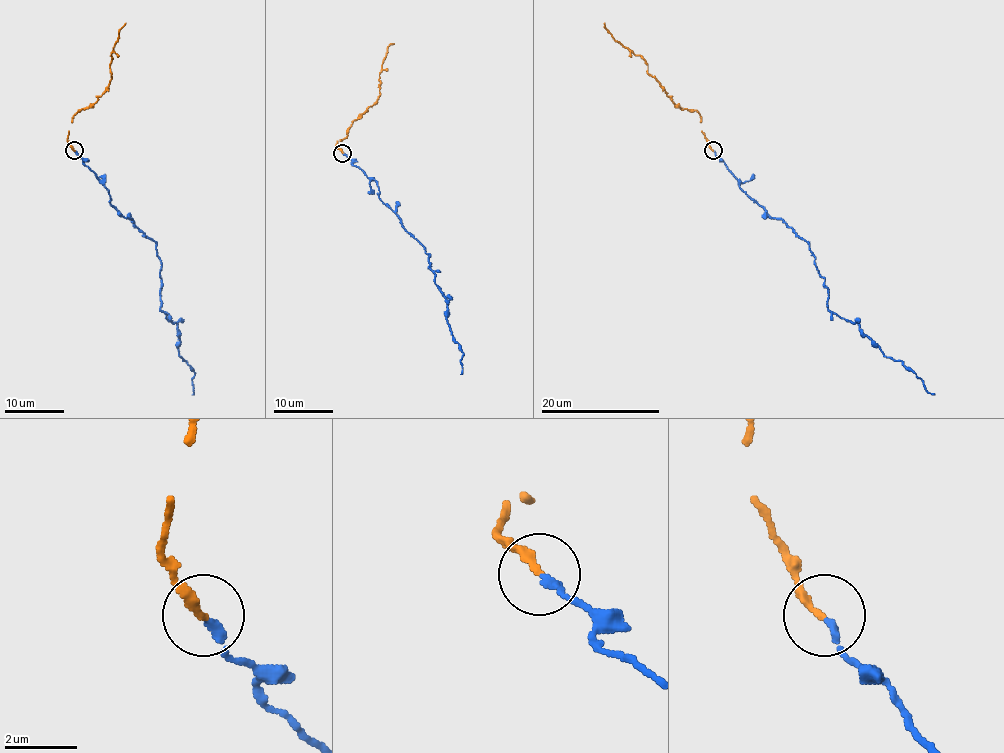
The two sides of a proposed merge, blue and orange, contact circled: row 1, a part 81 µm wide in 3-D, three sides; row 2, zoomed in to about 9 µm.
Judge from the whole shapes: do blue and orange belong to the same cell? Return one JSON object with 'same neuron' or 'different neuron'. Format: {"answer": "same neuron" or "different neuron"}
{"answer": "same neuron"}

